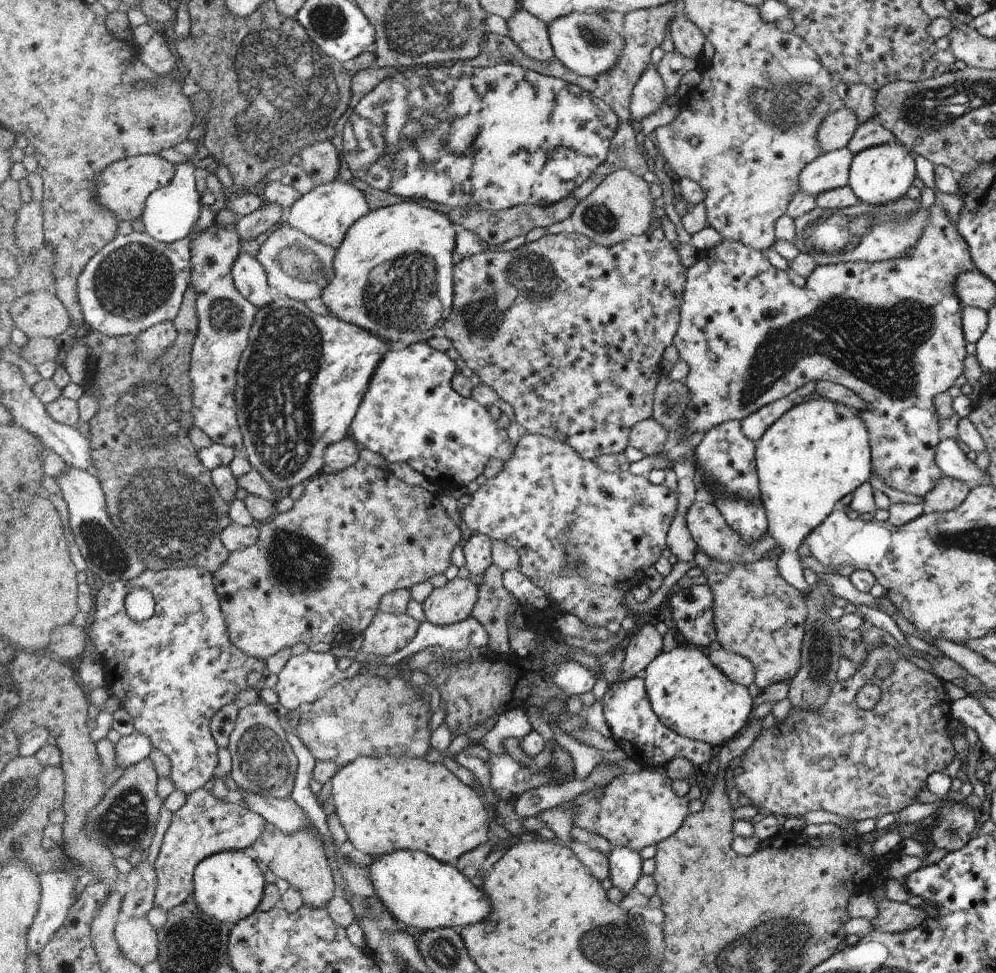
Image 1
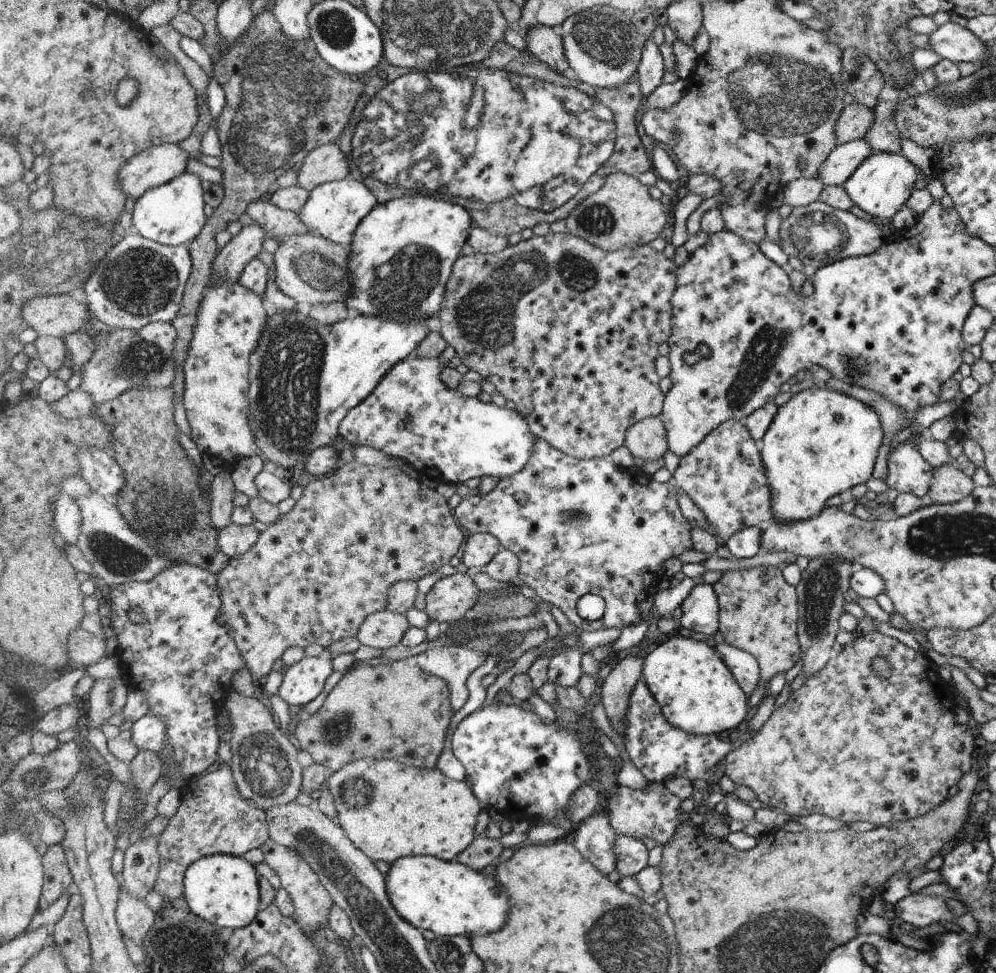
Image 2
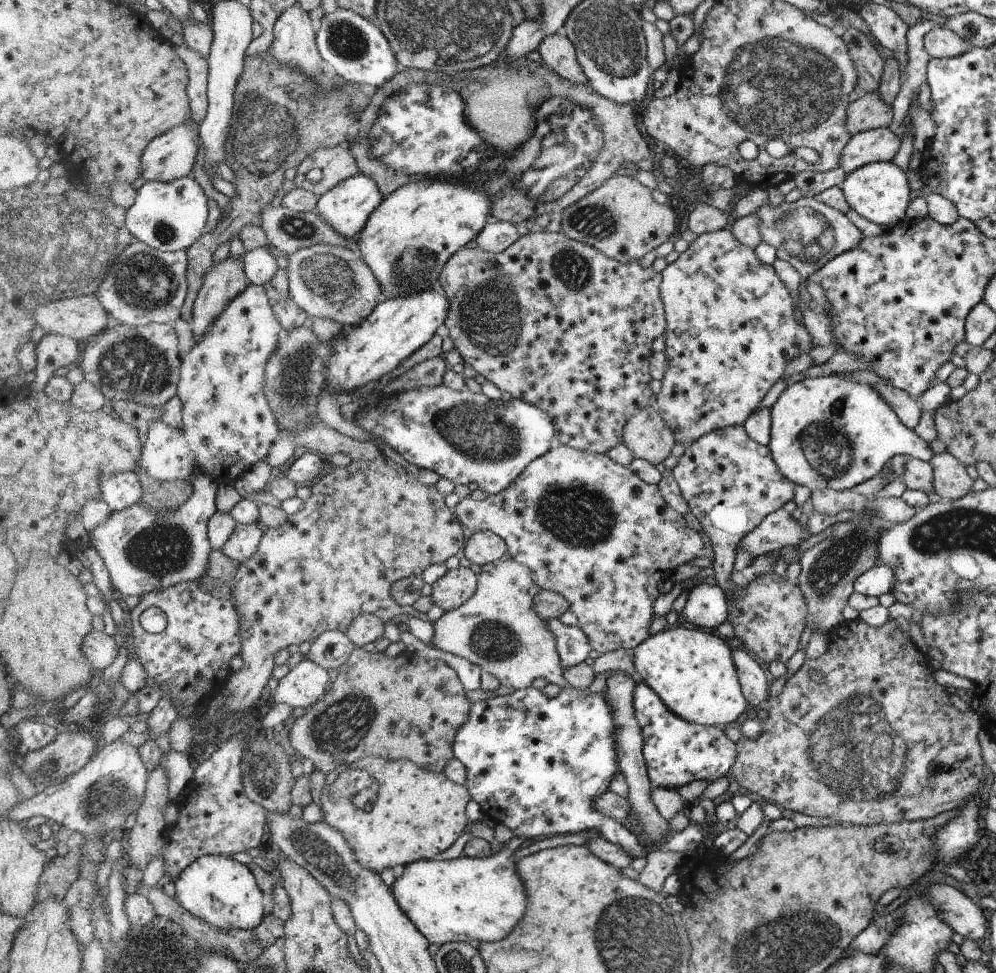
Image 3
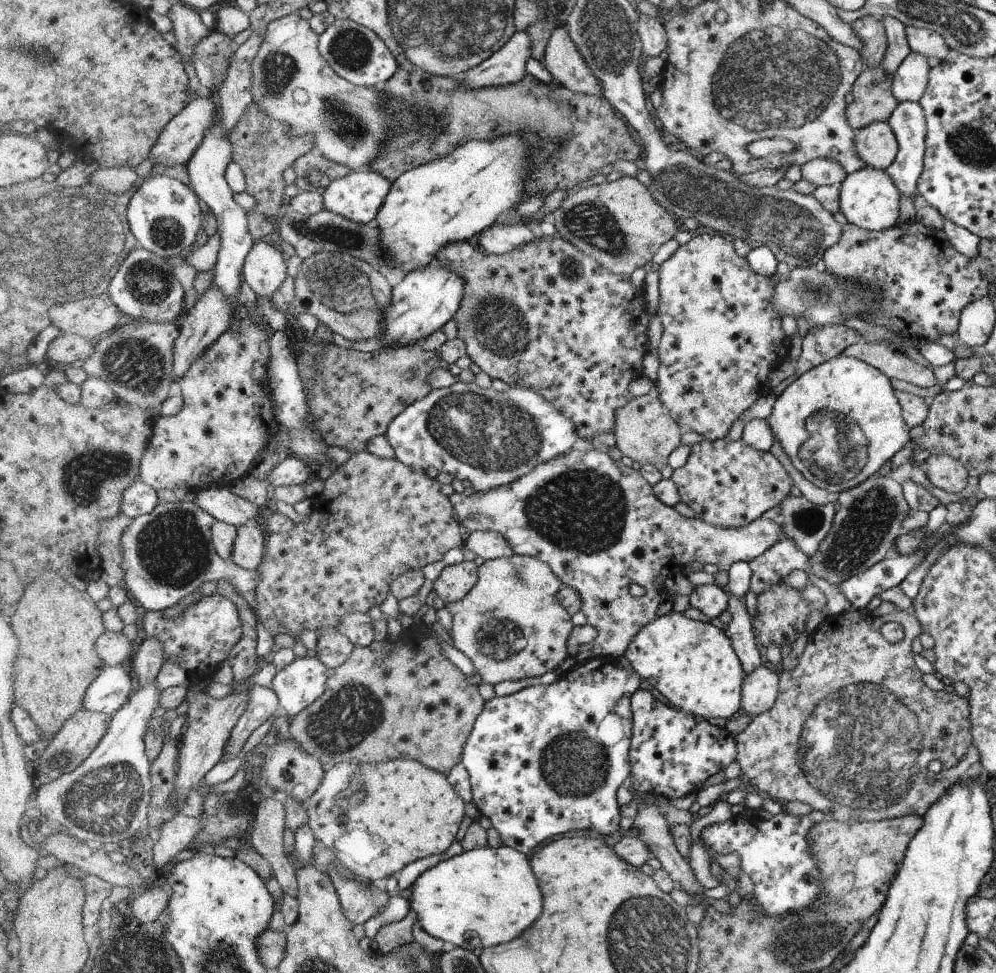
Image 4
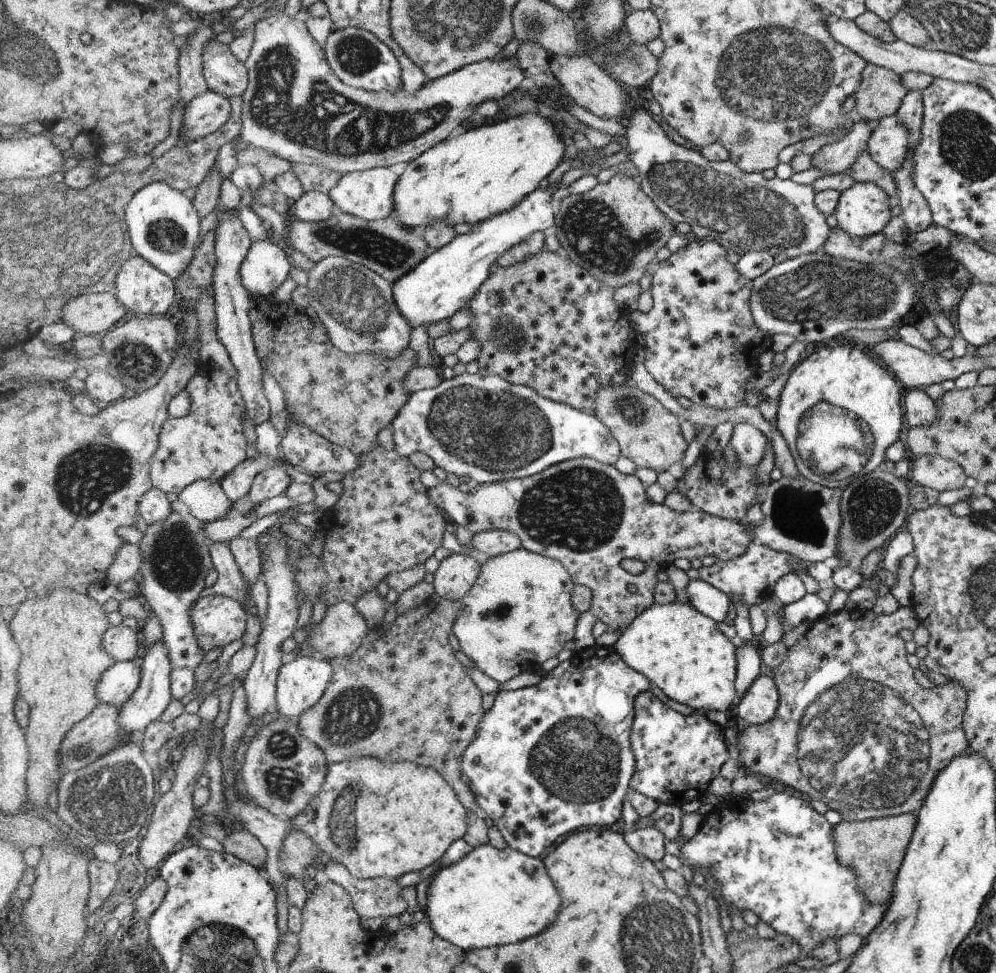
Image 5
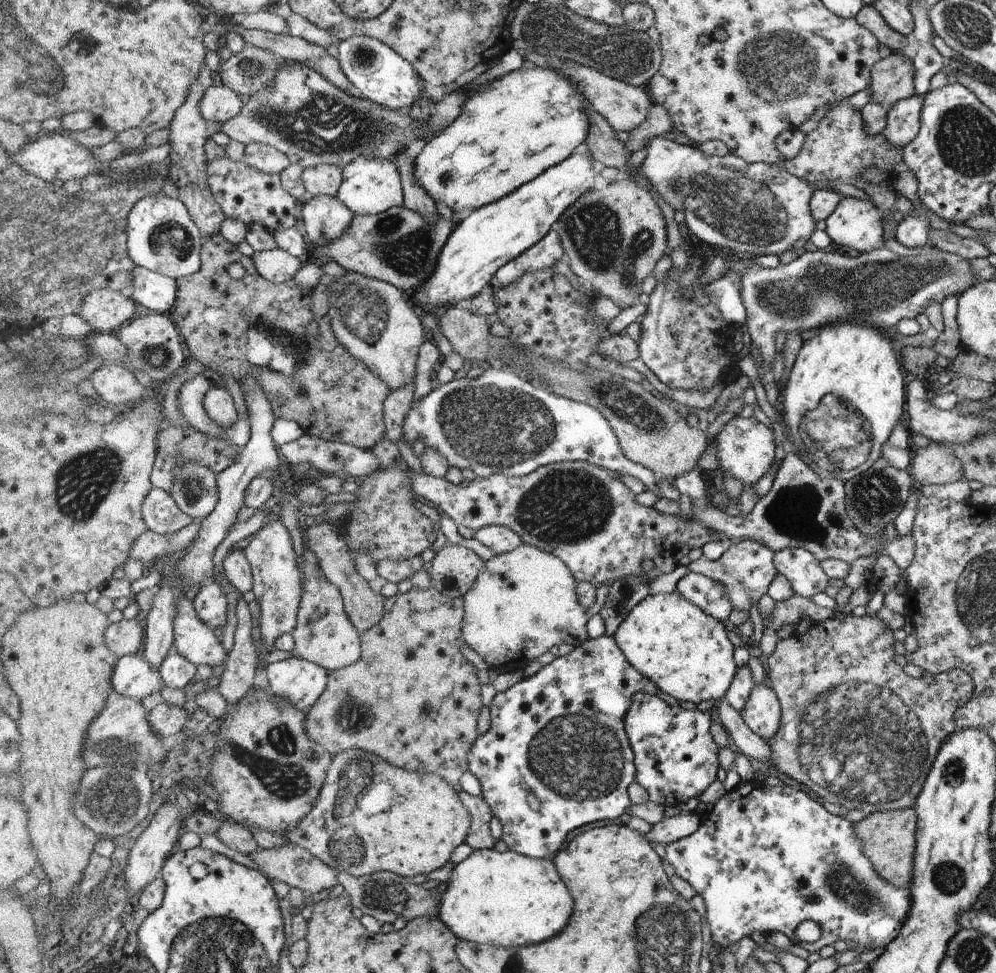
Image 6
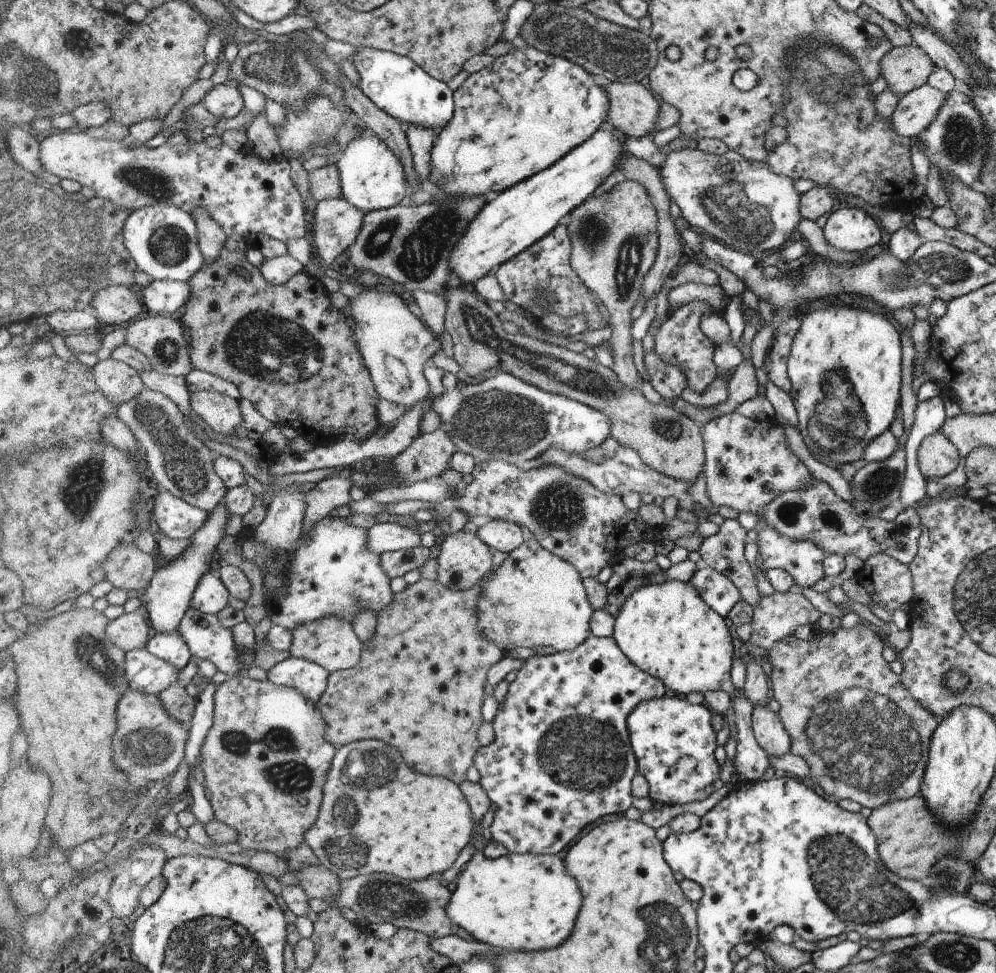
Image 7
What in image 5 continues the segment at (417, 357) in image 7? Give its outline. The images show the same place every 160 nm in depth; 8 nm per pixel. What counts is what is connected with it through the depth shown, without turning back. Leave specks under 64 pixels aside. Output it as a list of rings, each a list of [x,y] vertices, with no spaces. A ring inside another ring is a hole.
[[[328,257],[318,261],[314,267],[307,272],[309,279],[307,287],[311,297],[310,305],[314,307],[318,318],[327,328],[332,344],[343,353],[358,354],[370,353],[372,356],[399,357],[403,350],[408,348],[410,326],[399,307],[392,298],[393,286],[387,279],[382,278],[375,271],[360,263],[350,262],[347,258]]]

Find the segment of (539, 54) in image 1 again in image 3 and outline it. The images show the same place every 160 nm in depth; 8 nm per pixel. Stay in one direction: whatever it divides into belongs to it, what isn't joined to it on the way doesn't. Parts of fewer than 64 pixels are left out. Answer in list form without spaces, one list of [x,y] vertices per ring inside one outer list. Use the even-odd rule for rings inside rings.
[[[554,33],[544,37],[537,48],[543,63],[548,65],[558,76],[570,82],[586,85],[588,79],[577,63],[574,45],[566,36]]]

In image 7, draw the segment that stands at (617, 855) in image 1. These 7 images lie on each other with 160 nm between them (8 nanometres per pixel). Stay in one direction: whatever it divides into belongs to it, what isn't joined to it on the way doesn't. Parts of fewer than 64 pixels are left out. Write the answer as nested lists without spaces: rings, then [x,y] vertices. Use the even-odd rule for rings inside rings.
[[[591,636],[587,641],[582,642],[574,650],[558,651],[549,656],[535,655],[525,660],[525,665],[518,670],[516,679],[508,686],[508,694],[504,702],[499,705],[498,714],[493,721],[495,733],[494,742],[488,744],[486,748],[480,747],[478,754],[474,758],[474,766],[480,773],[479,784],[488,798],[494,805],[495,816],[490,826],[492,841],[497,841],[504,845],[512,854],[558,854],[564,850],[588,824],[596,822],[598,818],[612,816],[612,814],[624,815],[624,812],[632,806],[632,794],[630,794],[630,780],[635,778],[636,758],[630,743],[630,736],[627,735],[627,717],[634,712],[634,708],[640,702],[646,702],[654,698],[663,698],[666,695],[666,687],[662,680],[654,675],[647,674],[646,671],[636,667],[626,655],[622,648],[615,642],[613,637]]]

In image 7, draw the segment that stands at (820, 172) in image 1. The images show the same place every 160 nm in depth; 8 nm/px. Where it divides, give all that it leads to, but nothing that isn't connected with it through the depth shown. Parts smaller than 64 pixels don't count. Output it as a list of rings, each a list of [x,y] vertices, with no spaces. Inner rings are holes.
[[[930,84],[912,90],[898,102],[892,114],[895,130],[901,136],[915,141],[924,130],[928,130],[928,126],[932,126],[932,122],[939,116],[940,109],[947,104],[947,100],[946,93],[936,90]]]

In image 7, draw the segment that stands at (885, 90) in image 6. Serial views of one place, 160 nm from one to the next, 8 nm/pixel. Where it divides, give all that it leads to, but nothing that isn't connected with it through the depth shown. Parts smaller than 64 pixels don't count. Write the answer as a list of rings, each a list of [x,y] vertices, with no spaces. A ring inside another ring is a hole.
[[[909,45],[893,48],[882,58],[880,69],[888,89],[906,95],[927,84],[935,65],[926,51]]]

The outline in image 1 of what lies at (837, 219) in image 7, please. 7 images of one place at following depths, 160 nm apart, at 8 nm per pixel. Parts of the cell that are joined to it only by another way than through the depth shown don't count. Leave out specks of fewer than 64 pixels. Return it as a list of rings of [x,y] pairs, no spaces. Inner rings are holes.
[[[898,140],[873,146],[854,155],[849,168],[849,185],[854,194],[871,205],[883,205],[906,196],[916,178],[914,158]]]

